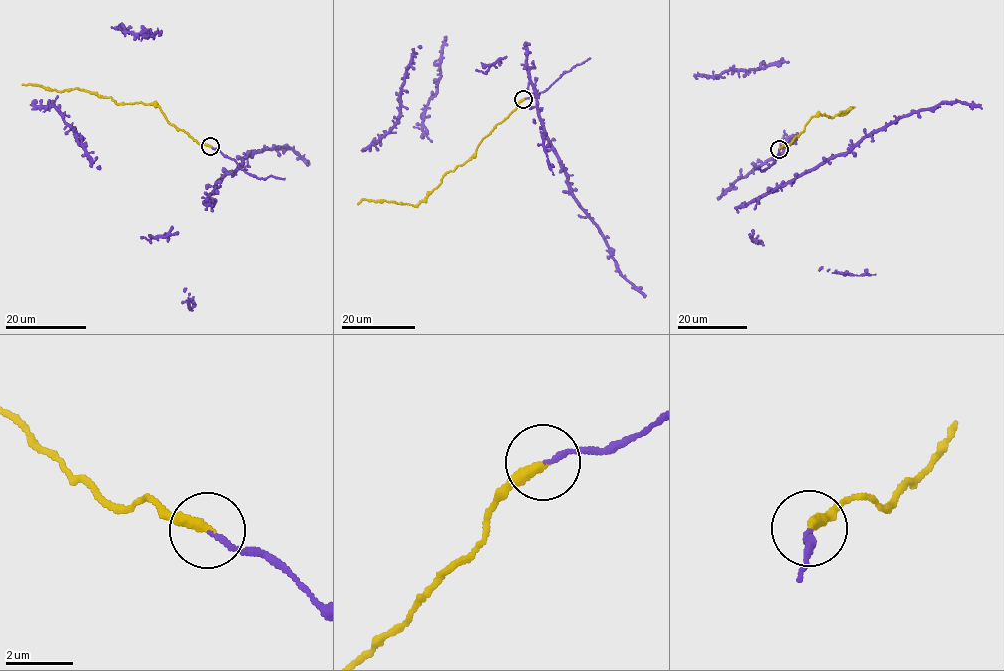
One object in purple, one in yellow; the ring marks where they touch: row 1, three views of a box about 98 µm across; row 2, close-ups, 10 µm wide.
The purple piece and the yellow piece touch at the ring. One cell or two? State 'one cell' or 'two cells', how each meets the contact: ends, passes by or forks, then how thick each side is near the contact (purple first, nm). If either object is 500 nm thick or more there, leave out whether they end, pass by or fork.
one cell | purple ends | yellow ends | 140/320 nm

